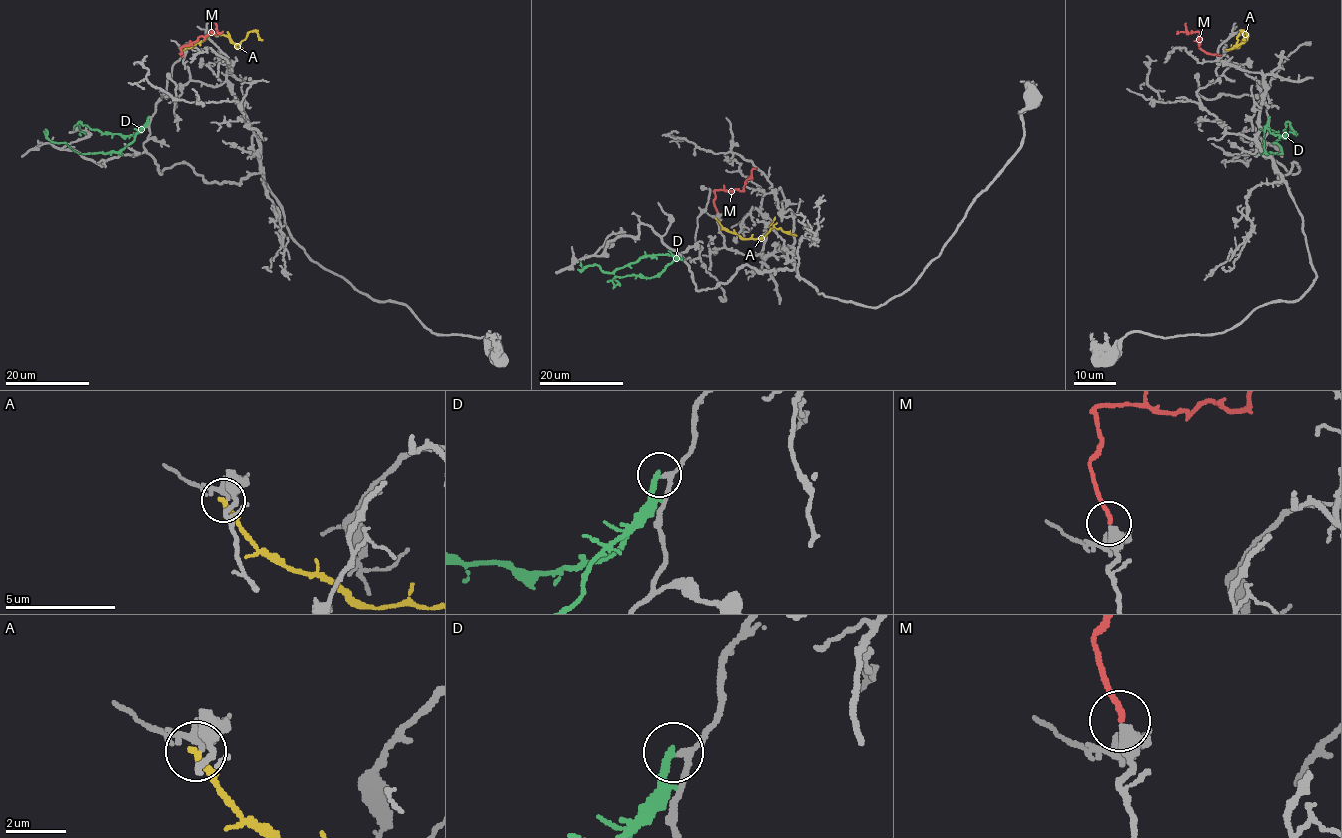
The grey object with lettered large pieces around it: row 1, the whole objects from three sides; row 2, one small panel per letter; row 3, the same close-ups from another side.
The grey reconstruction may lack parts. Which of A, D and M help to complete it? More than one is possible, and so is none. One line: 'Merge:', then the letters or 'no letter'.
Merge: M

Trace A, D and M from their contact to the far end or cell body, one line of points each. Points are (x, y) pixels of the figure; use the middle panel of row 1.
A: (716, 218), (723, 228), (745, 239), (762, 238), (773, 228), (796, 236)
D: (682, 259), (667, 254), (642, 256), (611, 273), (605, 273), (596, 264), (580, 270), (579, 260)
M: (717, 212), (715, 191), (741, 191), (751, 177), (751, 171), (757, 169)

